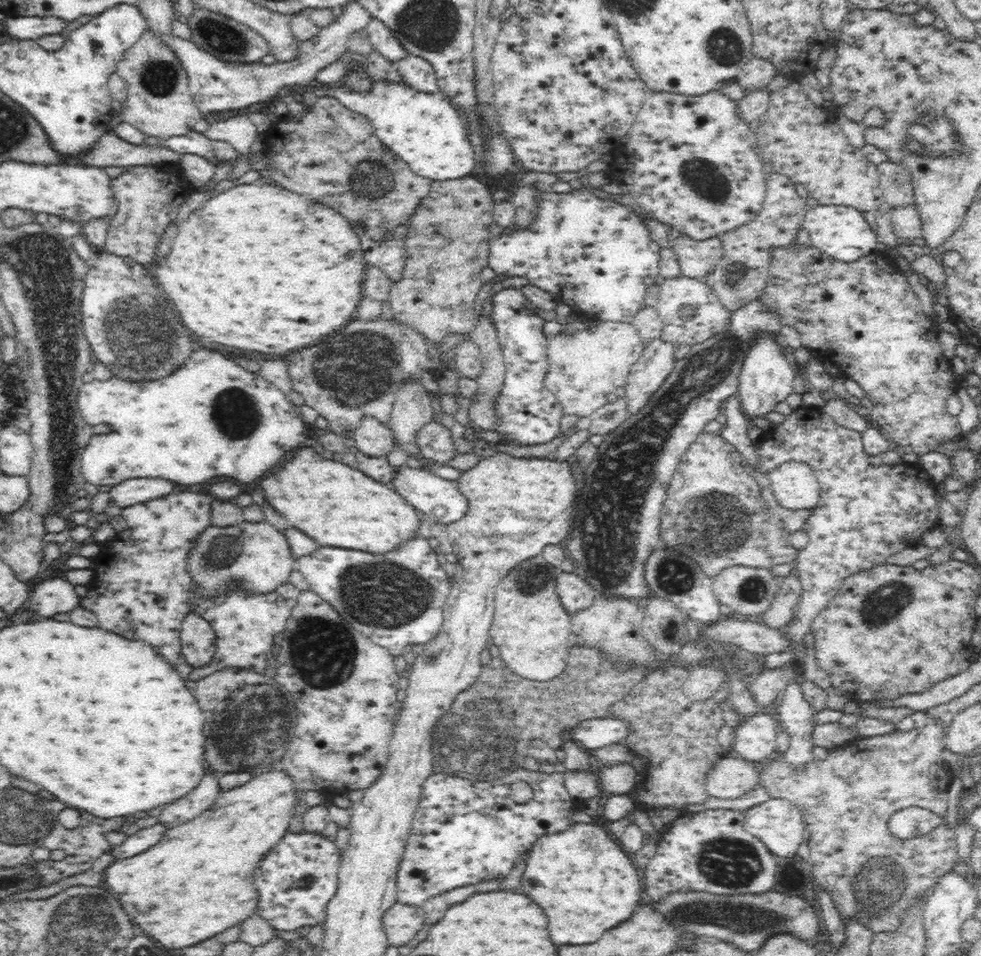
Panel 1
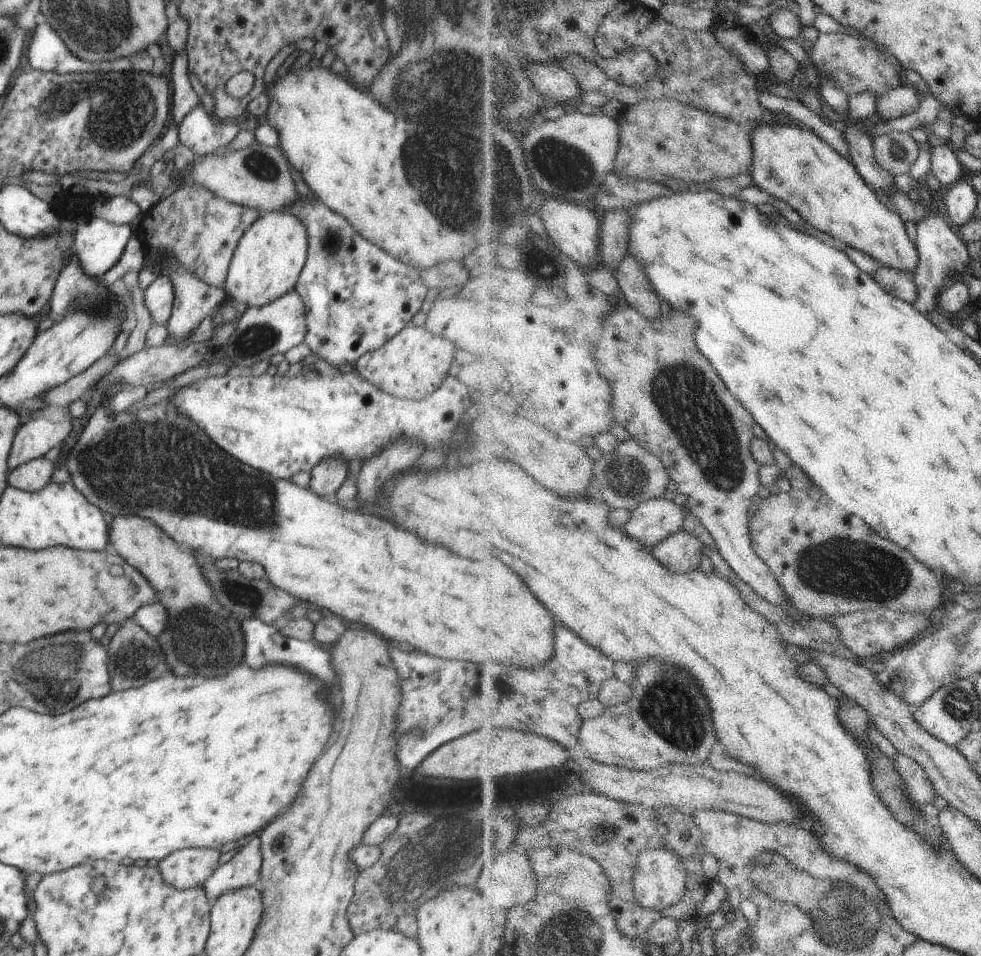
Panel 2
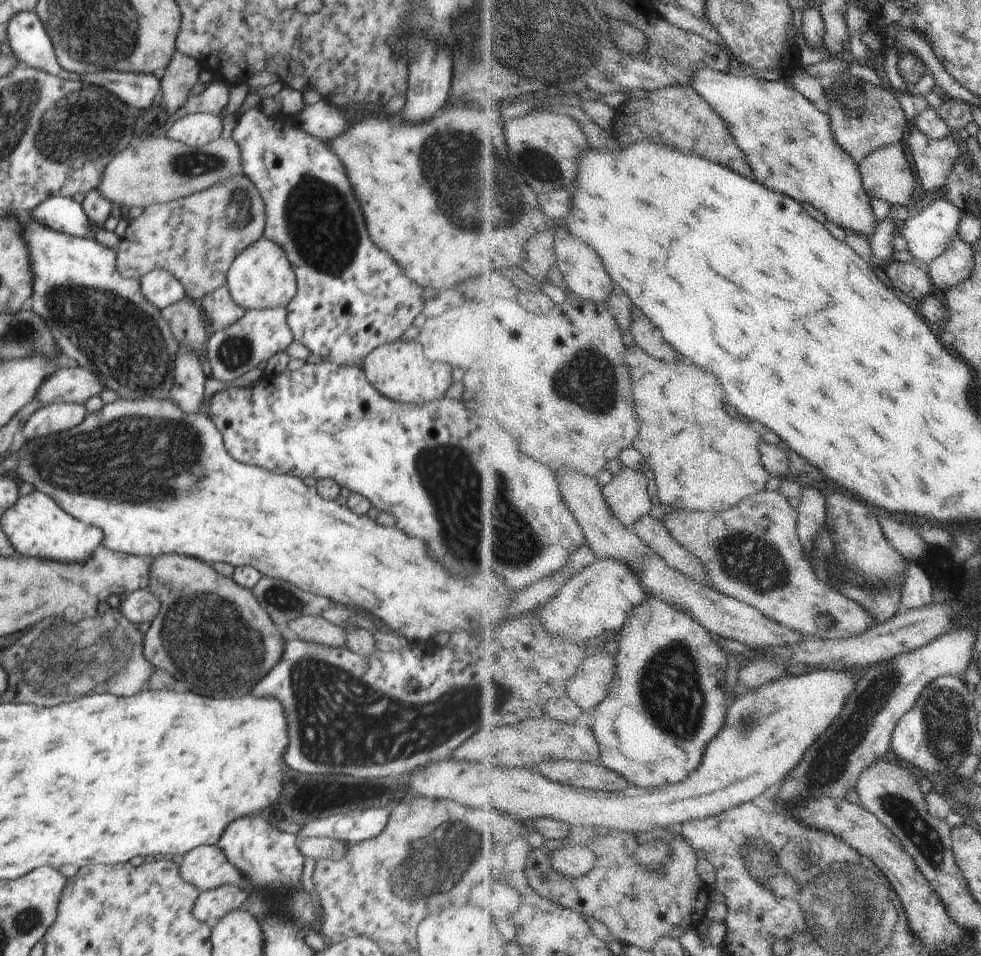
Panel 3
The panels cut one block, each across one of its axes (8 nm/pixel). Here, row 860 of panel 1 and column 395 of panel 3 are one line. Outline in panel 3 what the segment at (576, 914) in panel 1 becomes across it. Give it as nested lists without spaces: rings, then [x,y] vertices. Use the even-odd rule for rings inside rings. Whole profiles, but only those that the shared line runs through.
[[[138,397],[137,399],[115,398],[95,413],[86,415],[86,418],[70,430],[46,435],[35,440],[27,441],[23,447],[22,458],[18,462],[17,474],[23,482],[34,484],[35,490],[46,493],[62,510],[83,523],[94,525],[104,533],[102,546],[118,553],[131,554],[136,557],[158,557],[161,554],[176,553],[194,558],[199,558],[209,565],[217,562],[228,562],[234,568],[250,565],[257,568],[262,576],[293,584],[303,591],[320,595],[332,600],[332,604],[342,604],[345,607],[364,608],[376,618],[380,618],[392,633],[402,635],[410,643],[425,642],[429,638],[435,638],[439,633],[454,634],[454,632],[466,631],[476,637],[479,633],[493,633],[499,637],[499,632],[504,624],[512,620],[511,608],[518,604],[518,593],[514,592],[506,580],[502,580],[498,574],[476,574],[466,578],[452,576],[438,560],[430,558],[427,542],[424,539],[407,535],[403,530],[396,527],[388,527],[378,524],[367,514],[356,514],[347,505],[336,501],[321,498],[314,487],[308,487],[301,478],[294,475],[279,475],[262,467],[247,465],[238,461],[226,452],[223,443],[223,434],[214,426],[206,413],[187,413],[181,406],[174,402],[171,397]]]

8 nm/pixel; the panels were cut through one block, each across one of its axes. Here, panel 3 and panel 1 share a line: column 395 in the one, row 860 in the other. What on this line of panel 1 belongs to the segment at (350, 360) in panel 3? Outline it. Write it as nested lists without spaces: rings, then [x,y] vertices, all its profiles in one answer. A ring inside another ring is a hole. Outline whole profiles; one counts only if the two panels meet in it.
[[[286,832],[284,838],[278,842],[272,850],[254,869],[254,882],[258,893],[257,914],[264,918],[277,930],[298,930],[302,926],[313,927],[321,924],[327,918],[327,905],[336,890],[338,890],[338,868],[341,862],[341,850],[335,842],[328,840],[321,834],[310,832]]]

